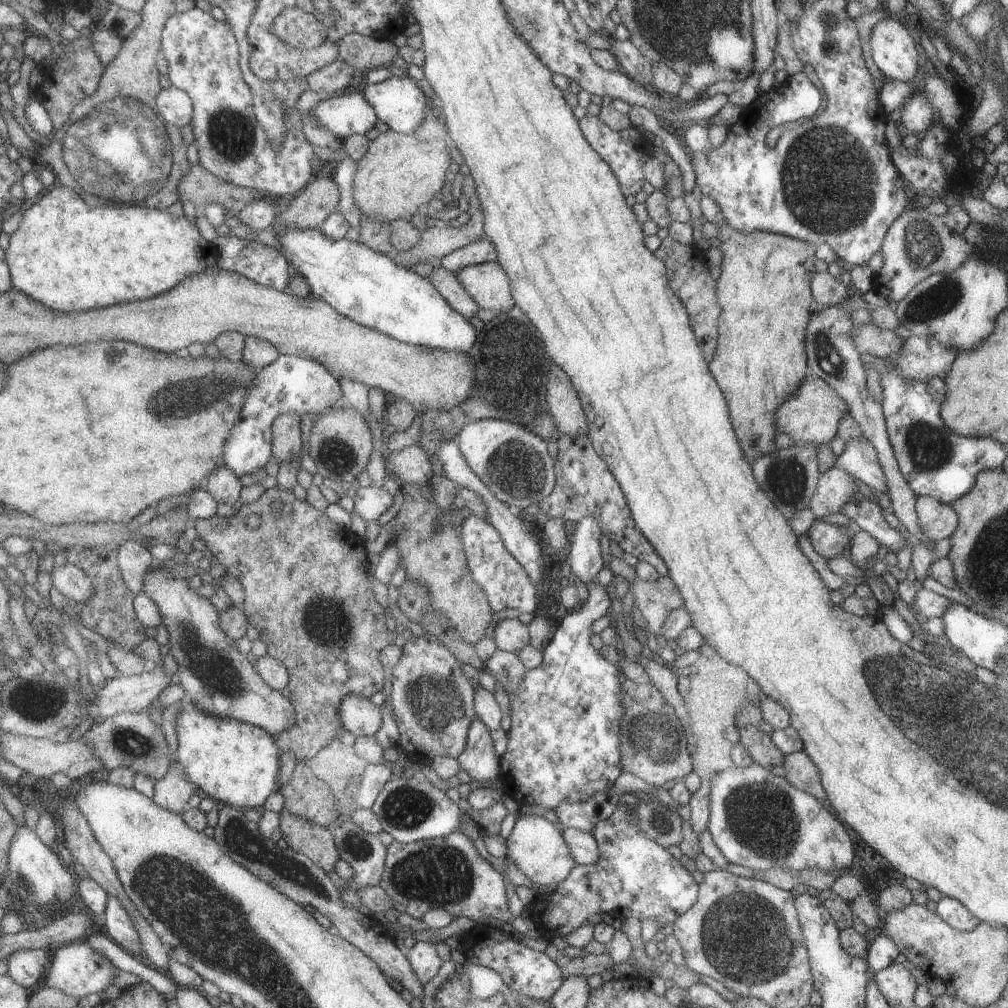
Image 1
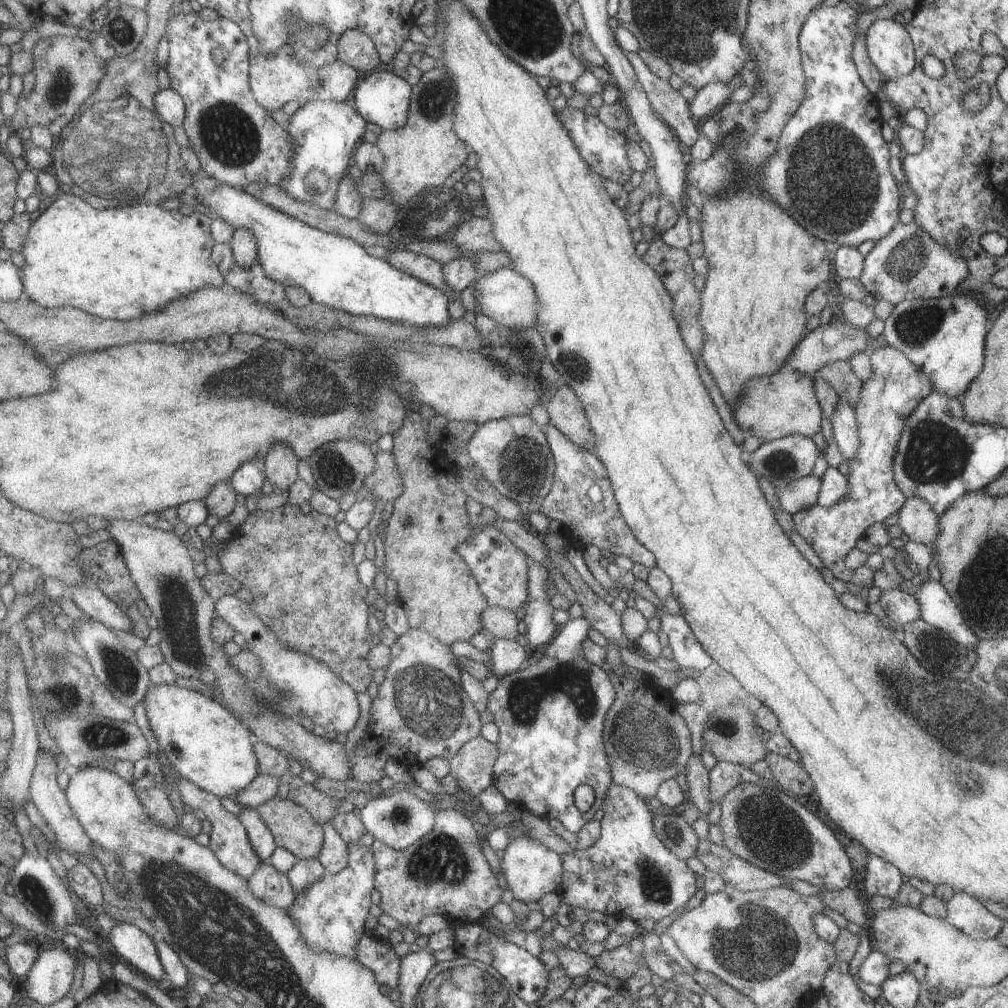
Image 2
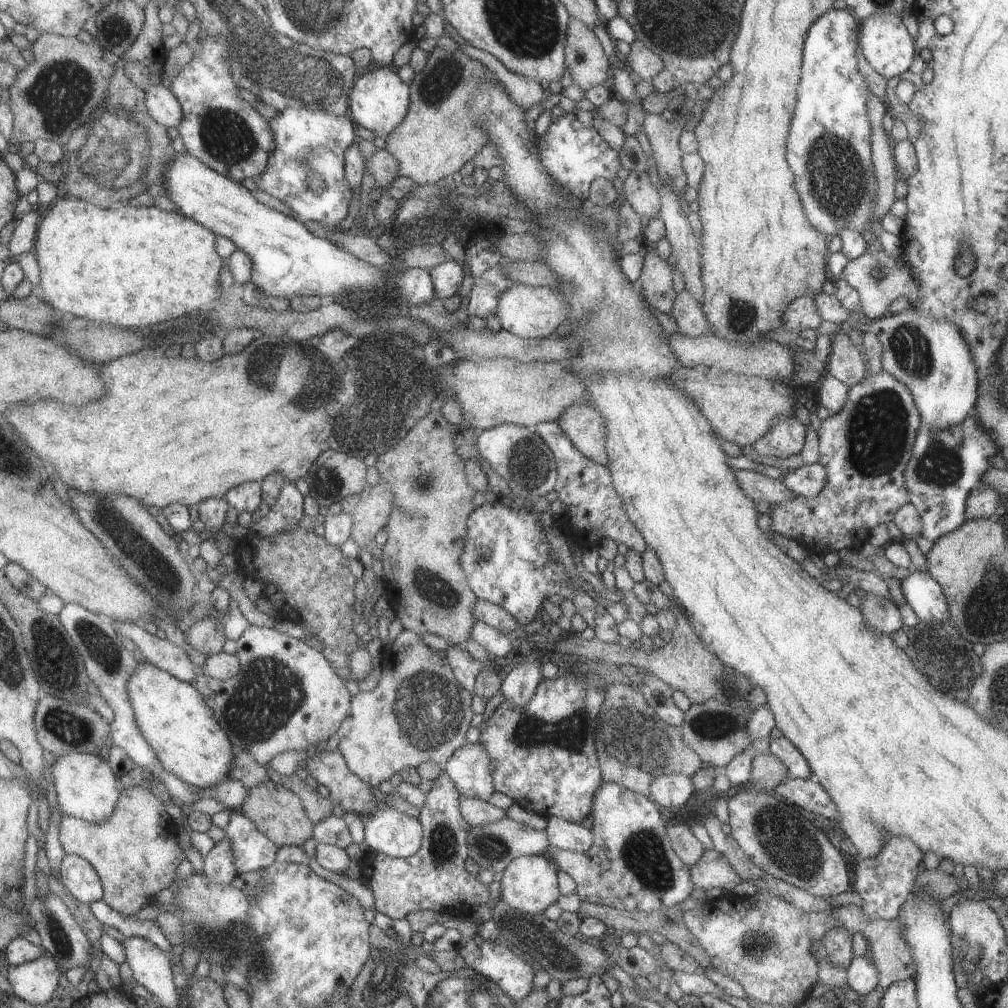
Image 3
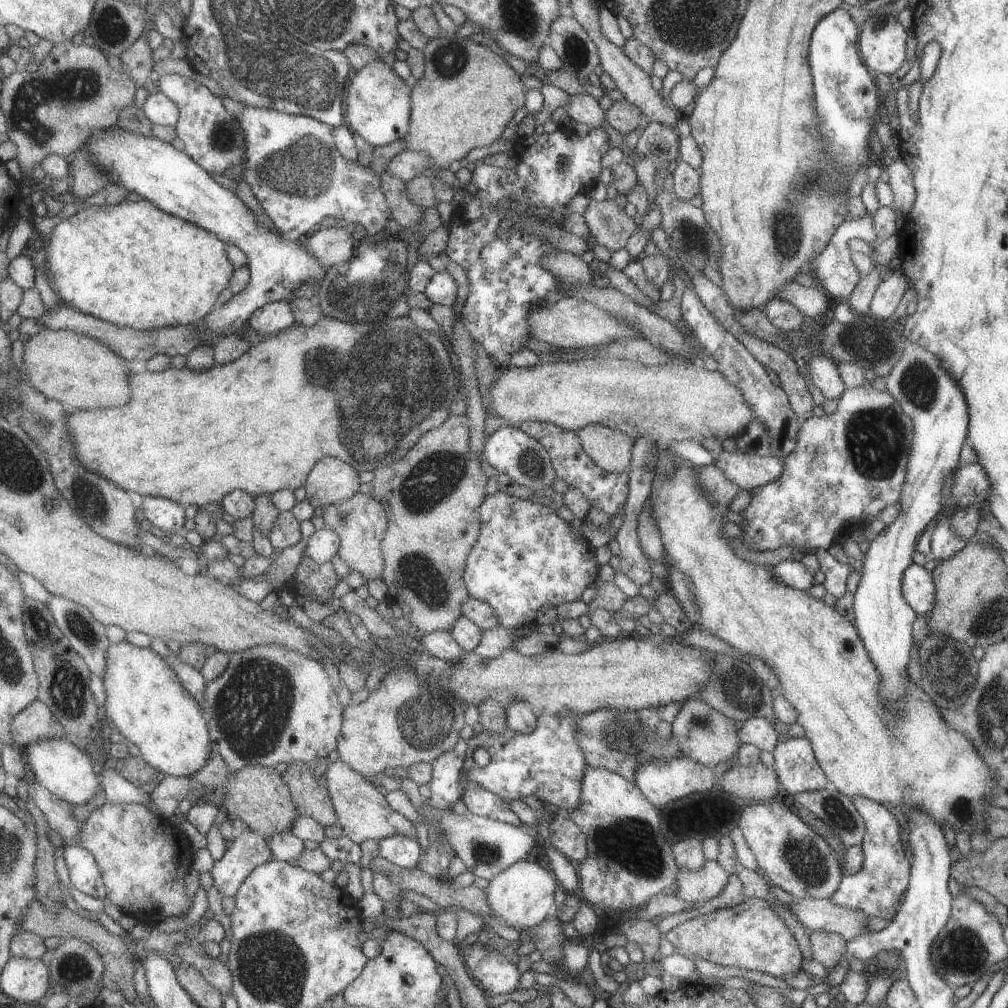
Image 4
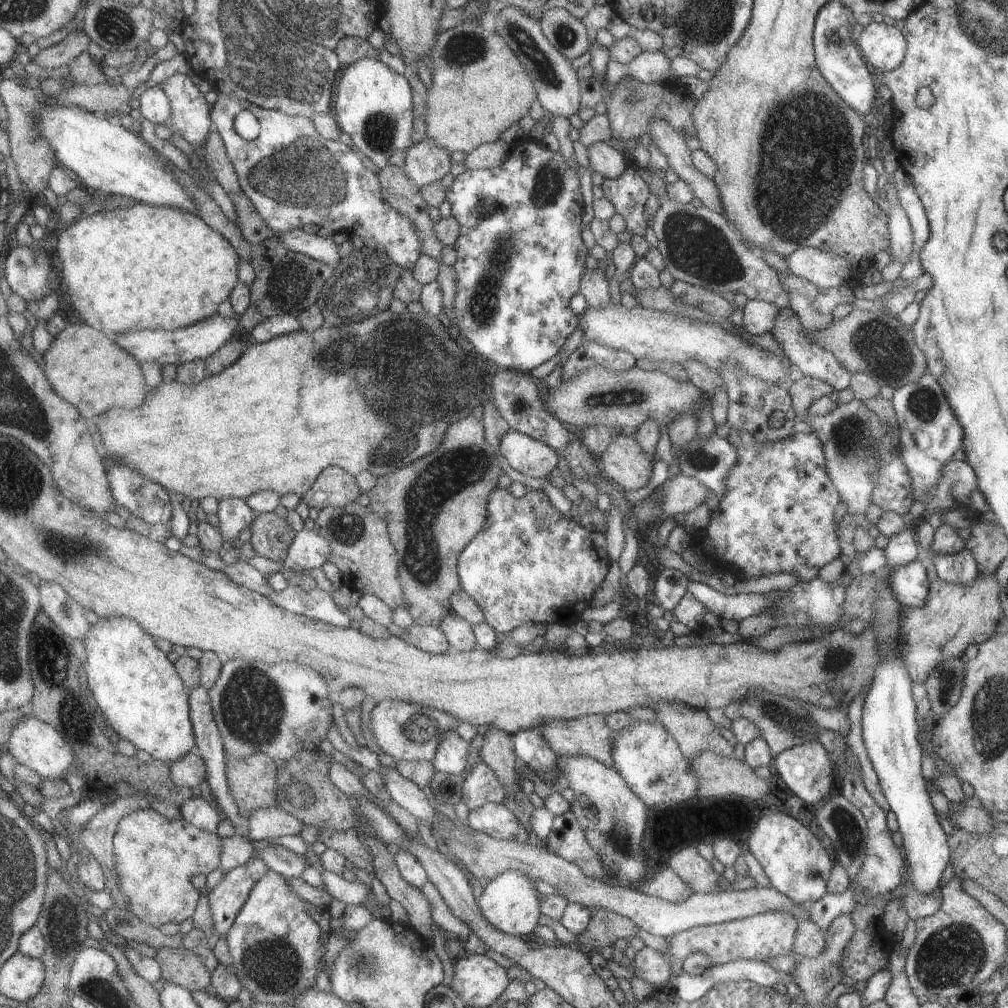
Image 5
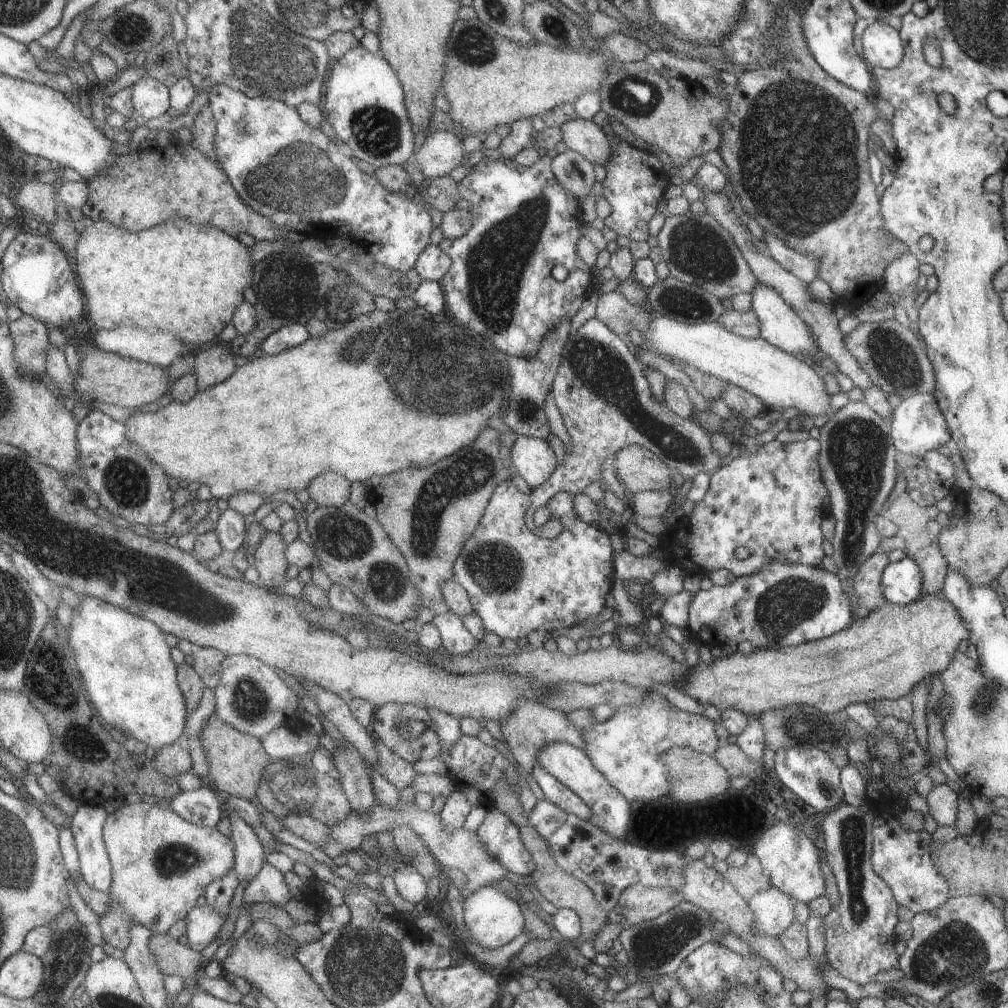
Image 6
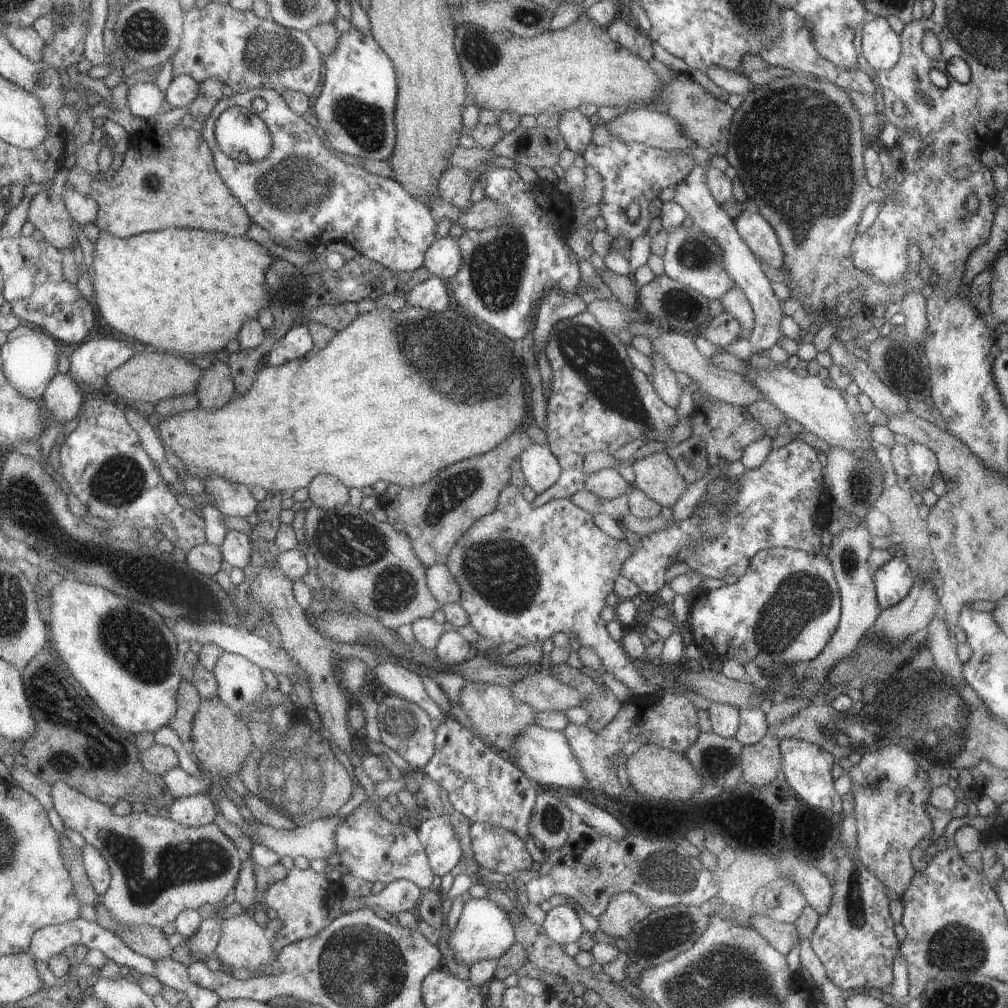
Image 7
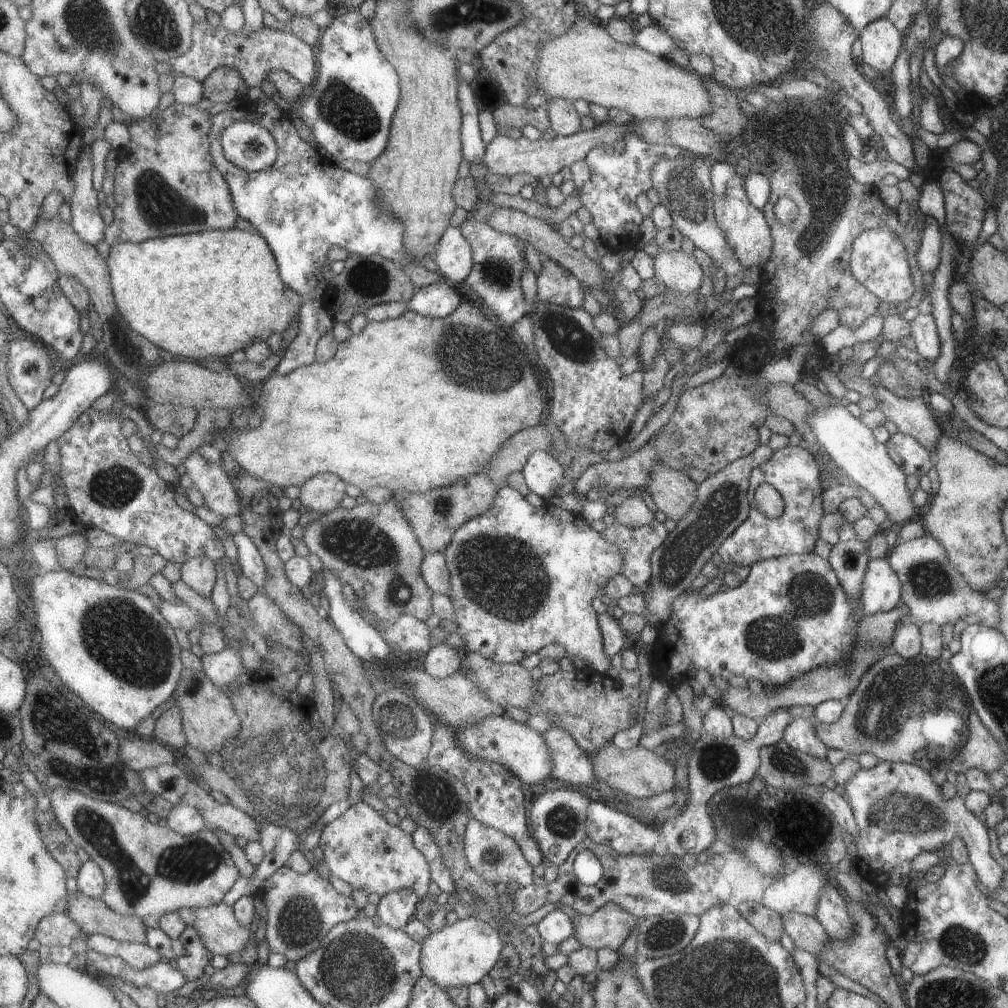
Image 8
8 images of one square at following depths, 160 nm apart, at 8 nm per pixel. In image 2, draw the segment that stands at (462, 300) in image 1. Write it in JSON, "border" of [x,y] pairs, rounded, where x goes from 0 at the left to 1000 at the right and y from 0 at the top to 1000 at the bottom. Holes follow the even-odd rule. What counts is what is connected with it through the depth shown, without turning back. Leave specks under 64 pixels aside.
{"border":[[[390,248],[386,250],[383,258],[390,266],[405,273],[410,273],[424,282],[432,283],[442,292],[445,298],[455,296],[455,291],[450,291],[438,277],[438,263],[422,253],[415,253],[408,249]]]}

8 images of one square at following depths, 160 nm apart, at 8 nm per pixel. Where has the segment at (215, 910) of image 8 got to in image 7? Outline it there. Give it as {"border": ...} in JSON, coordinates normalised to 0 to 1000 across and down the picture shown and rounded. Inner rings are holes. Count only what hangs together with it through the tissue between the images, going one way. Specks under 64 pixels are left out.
{"border":[[[243,904],[219,912],[217,923],[211,948],[219,954],[220,959],[244,960],[248,964],[256,961],[256,967],[252,968],[261,967],[261,957],[276,959],[268,933]]]}

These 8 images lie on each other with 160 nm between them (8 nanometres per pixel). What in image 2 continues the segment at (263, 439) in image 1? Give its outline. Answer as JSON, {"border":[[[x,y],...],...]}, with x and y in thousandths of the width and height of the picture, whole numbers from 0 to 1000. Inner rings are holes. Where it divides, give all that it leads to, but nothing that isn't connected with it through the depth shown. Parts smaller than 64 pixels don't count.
{"border":[[[248,455],[235,463],[235,466],[228,472],[226,481],[239,492],[255,492],[263,475],[262,457]]]}

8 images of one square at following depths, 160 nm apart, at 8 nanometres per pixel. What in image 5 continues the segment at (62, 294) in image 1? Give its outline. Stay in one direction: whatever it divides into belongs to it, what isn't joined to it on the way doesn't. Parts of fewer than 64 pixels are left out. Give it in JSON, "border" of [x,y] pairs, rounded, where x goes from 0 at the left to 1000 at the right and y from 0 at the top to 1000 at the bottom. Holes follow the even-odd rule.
{"border":[[[136,200],[123,207],[98,208],[90,214],[76,217],[71,223],[62,226],[53,251],[60,258],[56,270],[58,271],[59,280],[62,282],[62,288],[68,294],[70,304],[76,308],[76,312],[80,313],[80,317],[85,322],[108,333],[123,330],[130,326],[172,327],[196,320],[209,313],[215,312],[216,304],[226,296],[230,286],[236,281],[238,256],[229,245],[229,242],[189,209],[182,209],[166,203],[154,204]]]}

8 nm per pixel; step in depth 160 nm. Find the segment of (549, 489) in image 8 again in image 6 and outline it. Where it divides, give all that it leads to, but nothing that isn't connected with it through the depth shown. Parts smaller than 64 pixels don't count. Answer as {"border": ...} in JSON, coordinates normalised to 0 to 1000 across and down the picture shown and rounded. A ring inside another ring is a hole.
{"border":[[[514,432],[509,438],[506,453],[512,468],[526,485],[543,477],[553,458],[539,436],[521,432]]]}

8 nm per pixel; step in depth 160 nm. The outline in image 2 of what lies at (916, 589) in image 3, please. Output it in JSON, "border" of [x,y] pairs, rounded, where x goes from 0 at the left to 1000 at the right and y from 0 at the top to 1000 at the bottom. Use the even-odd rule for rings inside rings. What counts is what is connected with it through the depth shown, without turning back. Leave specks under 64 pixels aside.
{"border":[[[916,576],[905,590],[910,595],[914,615],[938,626],[958,646],[962,642],[966,645],[970,632],[962,623],[956,621],[955,612],[932,576]]]}

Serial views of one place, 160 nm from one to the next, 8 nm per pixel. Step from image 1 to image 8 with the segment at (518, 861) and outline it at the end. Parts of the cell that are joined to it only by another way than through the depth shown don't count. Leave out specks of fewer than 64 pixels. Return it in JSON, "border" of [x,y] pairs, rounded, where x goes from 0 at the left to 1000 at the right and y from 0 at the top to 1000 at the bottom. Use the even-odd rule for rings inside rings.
{"border":[[[481,905],[453,913],[438,923],[427,925],[417,937],[418,967],[433,975],[440,983],[444,980],[475,975],[484,962],[493,954],[499,935],[495,932],[492,918]]]}

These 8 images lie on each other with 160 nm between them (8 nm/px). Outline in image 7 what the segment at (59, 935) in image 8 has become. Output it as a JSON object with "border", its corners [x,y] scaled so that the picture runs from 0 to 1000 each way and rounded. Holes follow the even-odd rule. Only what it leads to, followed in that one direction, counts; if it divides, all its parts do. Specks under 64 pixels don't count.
{"border":[[[76,910],[71,914],[61,916],[59,918],[47,918],[37,922],[32,927],[31,937],[28,938],[29,946],[33,951],[47,954],[53,946],[61,945],[68,938],[85,938],[87,941],[96,941],[106,950],[109,950],[117,958],[124,957],[134,962],[139,967],[150,967],[153,965],[153,956],[149,950],[132,944],[119,931],[116,931],[108,922],[103,922],[100,918],[84,911]]]}

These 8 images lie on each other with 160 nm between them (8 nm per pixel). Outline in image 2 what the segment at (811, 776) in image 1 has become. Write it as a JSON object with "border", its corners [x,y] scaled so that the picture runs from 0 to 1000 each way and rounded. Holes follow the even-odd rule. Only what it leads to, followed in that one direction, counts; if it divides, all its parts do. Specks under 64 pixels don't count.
{"border":[[[762,745],[758,754],[765,765],[766,772],[771,776],[772,782],[779,787],[797,794],[807,786],[805,774],[794,756],[787,756],[787,754]]]}

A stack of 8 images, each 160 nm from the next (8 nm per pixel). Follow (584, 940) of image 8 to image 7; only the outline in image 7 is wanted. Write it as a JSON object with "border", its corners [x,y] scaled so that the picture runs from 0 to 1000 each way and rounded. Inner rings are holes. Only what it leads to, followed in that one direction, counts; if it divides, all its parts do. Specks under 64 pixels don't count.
{"border":[[[623,885],[610,886],[602,896],[600,903],[591,909],[593,915],[593,922],[602,927],[602,929],[609,929],[609,931],[621,931],[626,923],[626,920],[637,911],[644,907],[645,902],[641,900],[630,888]]]}

